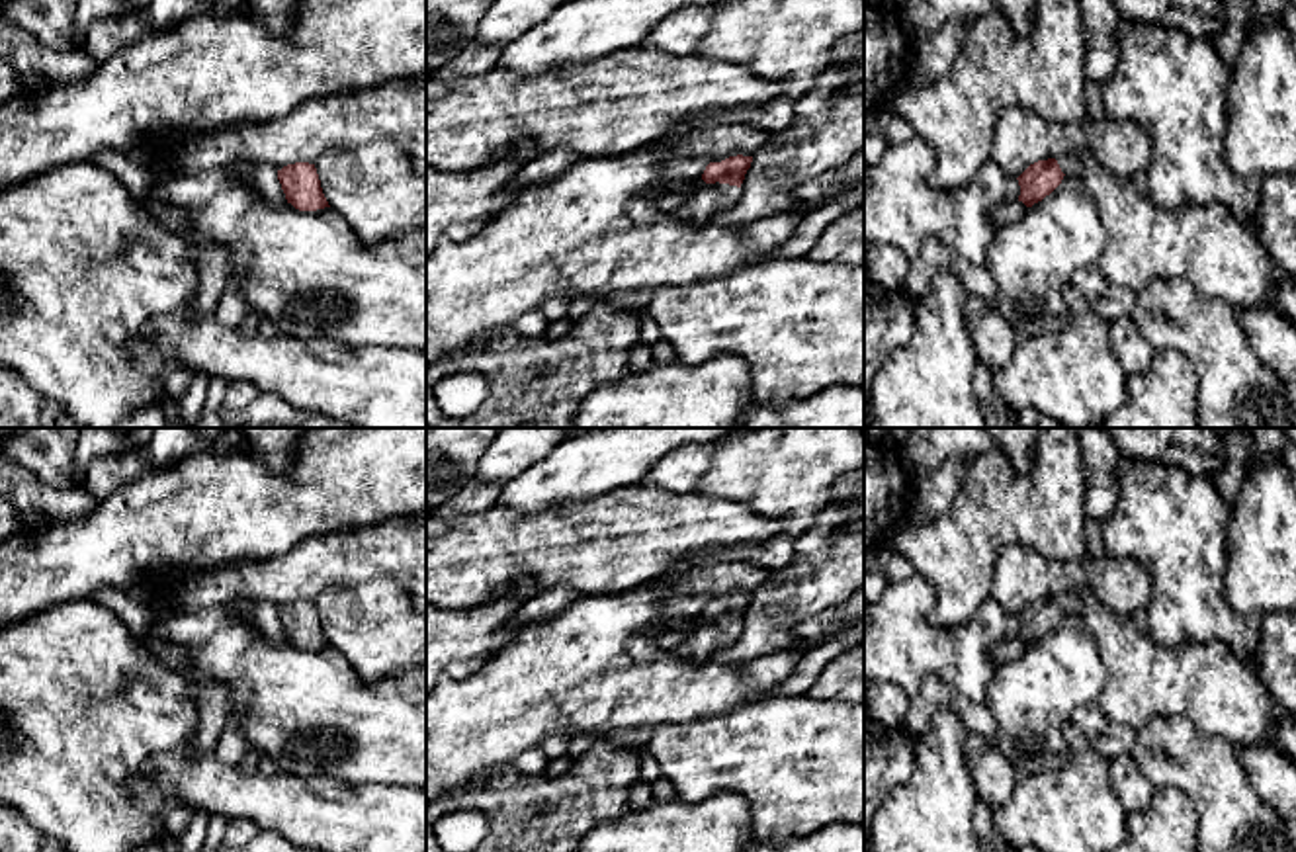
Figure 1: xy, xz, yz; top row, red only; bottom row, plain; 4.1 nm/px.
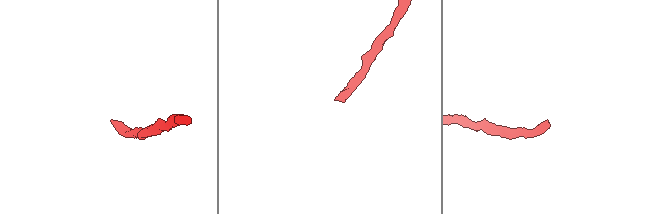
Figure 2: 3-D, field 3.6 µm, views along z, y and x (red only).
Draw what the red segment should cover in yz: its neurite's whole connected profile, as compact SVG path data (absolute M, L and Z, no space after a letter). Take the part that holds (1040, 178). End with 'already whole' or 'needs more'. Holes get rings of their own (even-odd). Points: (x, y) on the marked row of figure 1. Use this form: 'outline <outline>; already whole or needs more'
outline M1069 149L1056 158L1038 160L1016 178L1020 186L1018 201L1032 207L1050 195L1065 176L1081 178L1081 174L1081 162Z; needs more

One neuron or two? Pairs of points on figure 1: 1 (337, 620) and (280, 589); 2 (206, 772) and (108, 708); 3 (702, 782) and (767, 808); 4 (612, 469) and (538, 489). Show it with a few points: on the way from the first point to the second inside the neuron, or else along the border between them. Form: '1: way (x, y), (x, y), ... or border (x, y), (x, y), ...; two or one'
1: border (358, 583), (329, 587), (313, 600); two
2: border (190, 743), (155, 753), (141, 765), (153, 792); two
3: way (718, 782), (741, 782), (751, 792); one
4: way (595, 469), (565, 473), (556, 479); one

